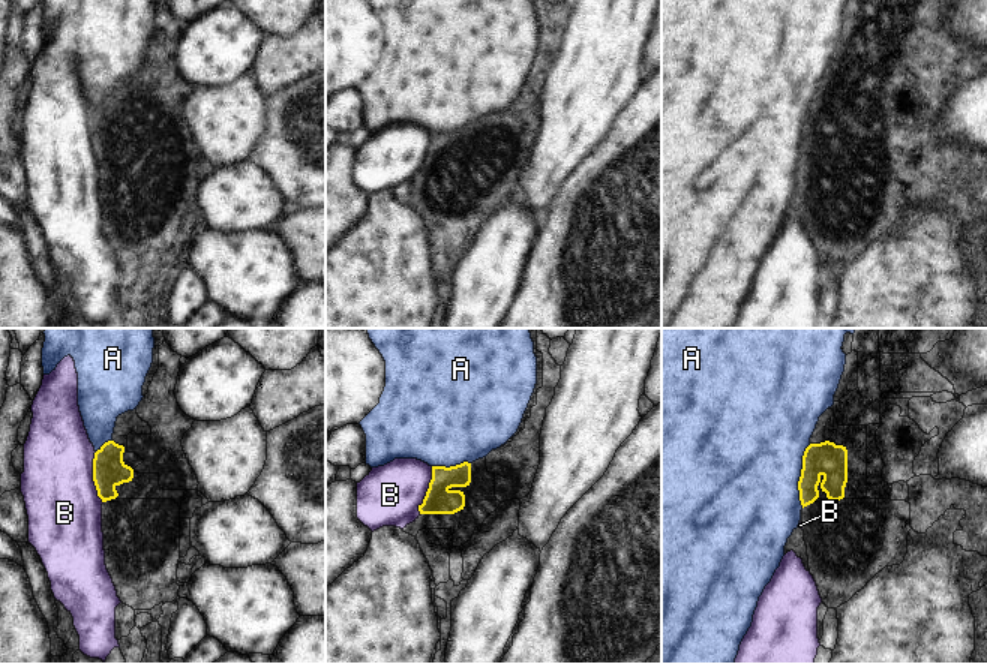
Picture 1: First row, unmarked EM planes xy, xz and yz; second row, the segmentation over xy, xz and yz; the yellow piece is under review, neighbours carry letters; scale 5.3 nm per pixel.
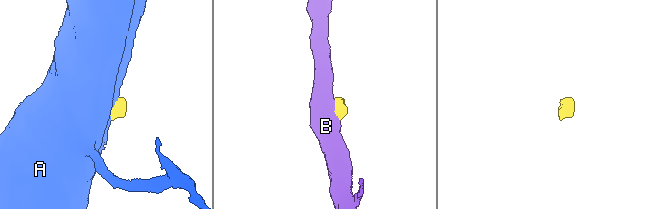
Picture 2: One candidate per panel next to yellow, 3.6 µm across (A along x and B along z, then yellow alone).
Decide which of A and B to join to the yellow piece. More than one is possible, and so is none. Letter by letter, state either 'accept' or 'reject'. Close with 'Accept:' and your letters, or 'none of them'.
A: accept
B: reject
Accept: A

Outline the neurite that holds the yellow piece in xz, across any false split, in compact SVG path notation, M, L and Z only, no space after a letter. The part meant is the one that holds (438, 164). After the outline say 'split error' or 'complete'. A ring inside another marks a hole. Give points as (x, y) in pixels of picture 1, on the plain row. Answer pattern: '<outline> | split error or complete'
M369 0L386 25L380 67L358 87L366 99L366 129L417 123L432 132L420 178L454 178L465 171L460 151L471 147L471 127L507 108L518 96L537 48L531 0Z | split error

